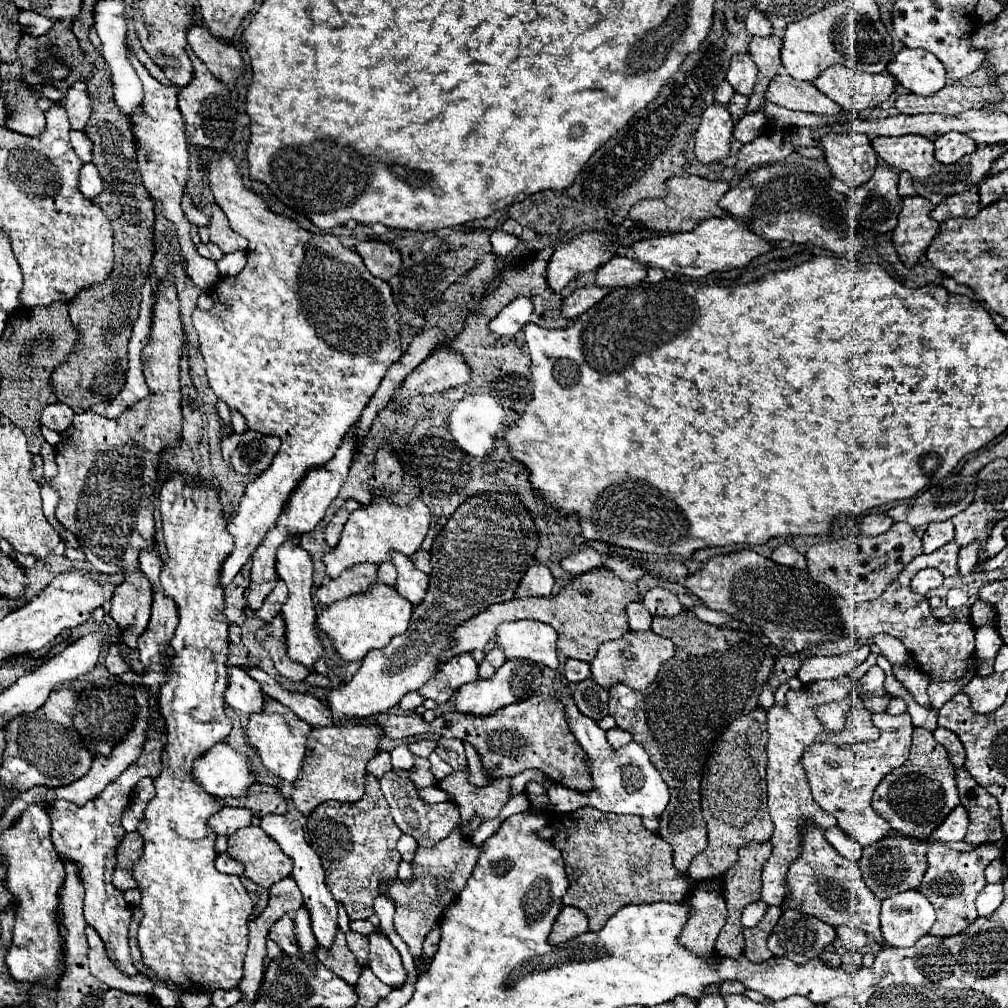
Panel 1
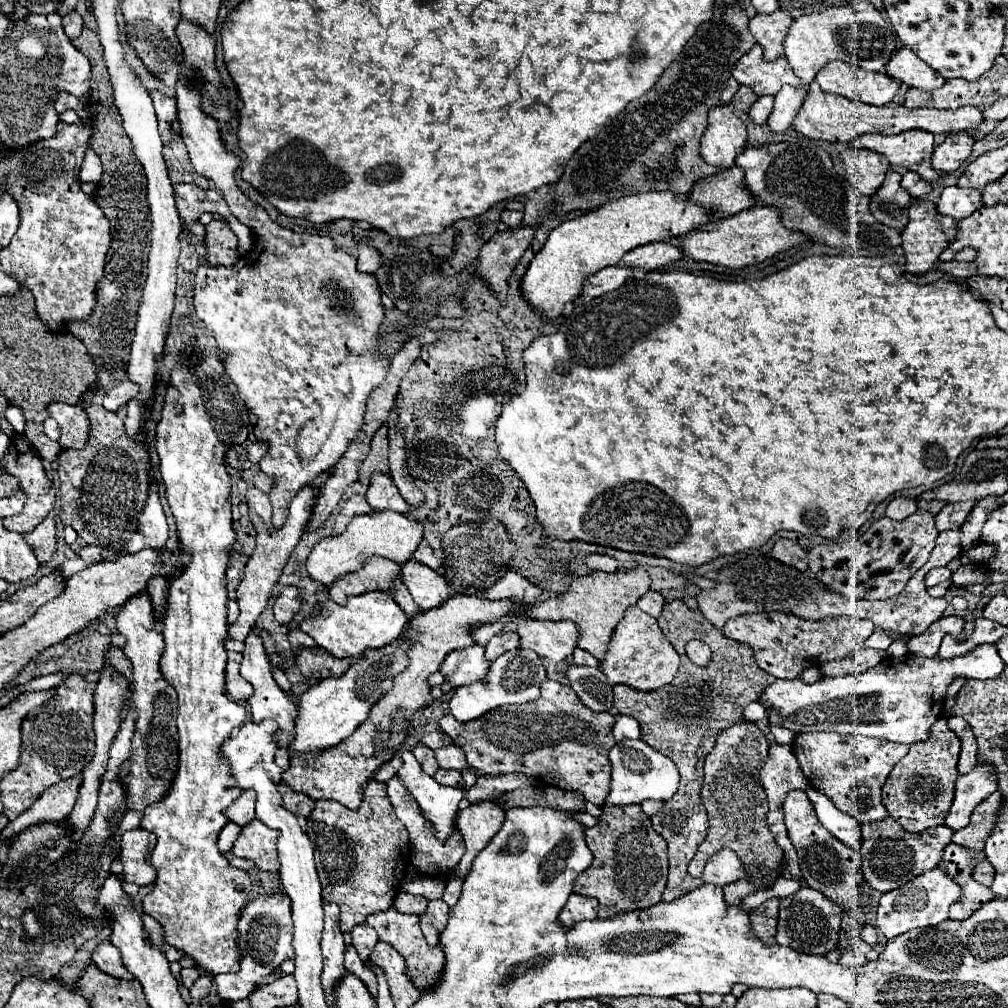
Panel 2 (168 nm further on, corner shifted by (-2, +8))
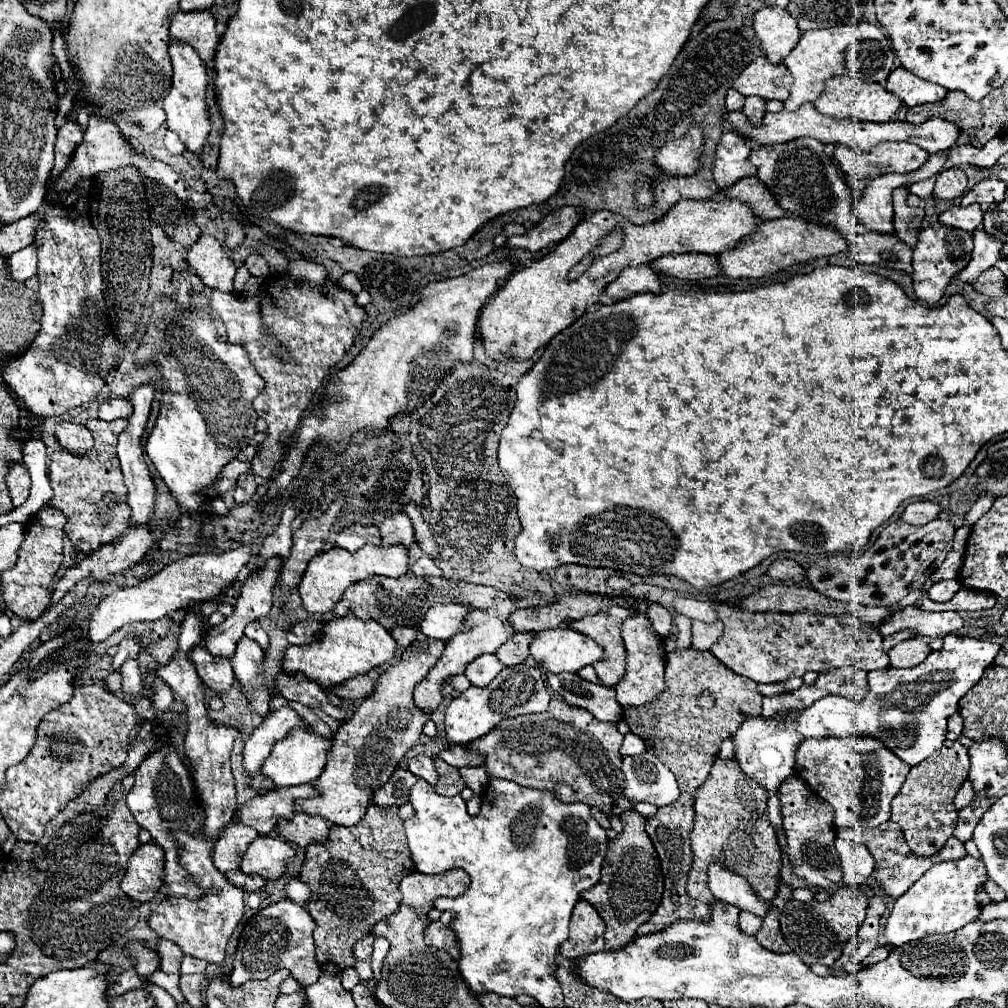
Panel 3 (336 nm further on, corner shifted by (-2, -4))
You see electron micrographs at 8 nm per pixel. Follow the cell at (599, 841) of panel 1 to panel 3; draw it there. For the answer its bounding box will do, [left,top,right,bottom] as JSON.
[580,809,664,949]

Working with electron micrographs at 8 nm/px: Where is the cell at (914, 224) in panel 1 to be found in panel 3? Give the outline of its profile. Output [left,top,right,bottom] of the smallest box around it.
[912,223,972,305]

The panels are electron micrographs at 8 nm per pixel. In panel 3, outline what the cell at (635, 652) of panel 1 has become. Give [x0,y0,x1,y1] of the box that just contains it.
[614,613,666,707]

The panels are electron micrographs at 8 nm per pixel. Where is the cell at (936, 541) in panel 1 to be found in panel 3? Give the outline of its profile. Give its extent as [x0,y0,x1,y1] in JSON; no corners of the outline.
[964,497,994,525]

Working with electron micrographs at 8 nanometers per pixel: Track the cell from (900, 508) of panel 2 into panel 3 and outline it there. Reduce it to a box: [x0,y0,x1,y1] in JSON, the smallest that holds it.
[902,501,940,525]

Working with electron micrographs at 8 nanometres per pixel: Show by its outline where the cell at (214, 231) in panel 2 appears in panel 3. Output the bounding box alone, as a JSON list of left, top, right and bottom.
[186,235,236,293]

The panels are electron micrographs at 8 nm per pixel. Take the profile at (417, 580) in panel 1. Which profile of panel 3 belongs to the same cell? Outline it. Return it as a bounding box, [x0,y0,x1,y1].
[420,603,468,641]

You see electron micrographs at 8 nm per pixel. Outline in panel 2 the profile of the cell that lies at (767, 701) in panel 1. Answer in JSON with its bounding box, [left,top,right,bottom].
[742,703,766,723]

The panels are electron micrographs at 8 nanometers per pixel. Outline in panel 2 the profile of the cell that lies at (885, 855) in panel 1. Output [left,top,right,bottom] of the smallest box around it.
[860,815,954,893]

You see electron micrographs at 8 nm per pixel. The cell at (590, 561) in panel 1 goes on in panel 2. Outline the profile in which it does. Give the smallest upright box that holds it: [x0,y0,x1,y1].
[586,555,620,573]

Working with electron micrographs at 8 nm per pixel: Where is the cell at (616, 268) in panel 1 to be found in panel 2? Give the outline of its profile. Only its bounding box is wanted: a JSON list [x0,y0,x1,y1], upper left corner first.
[622,241,684,271]

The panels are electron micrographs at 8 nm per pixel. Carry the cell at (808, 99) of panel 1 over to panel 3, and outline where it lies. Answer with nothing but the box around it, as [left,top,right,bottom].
[734,57,792,101]

